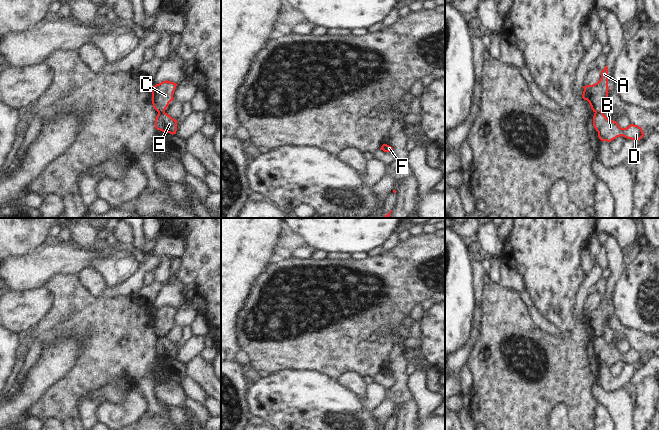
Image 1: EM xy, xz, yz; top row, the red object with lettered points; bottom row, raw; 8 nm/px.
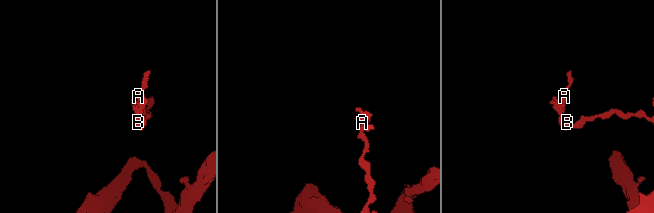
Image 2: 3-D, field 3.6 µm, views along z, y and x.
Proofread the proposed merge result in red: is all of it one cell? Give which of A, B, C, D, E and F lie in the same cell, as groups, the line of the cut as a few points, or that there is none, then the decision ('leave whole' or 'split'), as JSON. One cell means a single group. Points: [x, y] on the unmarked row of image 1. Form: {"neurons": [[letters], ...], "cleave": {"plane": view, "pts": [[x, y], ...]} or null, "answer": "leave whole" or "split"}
{"neurons": [["A", "C"], ["B", "D", "E", "F"]], "cleave": {"plane": "xy", "pts": [[158, 335], [164, 336]]}, "answer": "split"}

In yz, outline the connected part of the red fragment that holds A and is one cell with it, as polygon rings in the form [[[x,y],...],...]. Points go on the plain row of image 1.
[[[607,289],[601,295],[600,304],[593,309],[583,310],[582,322],[587,324],[593,336],[601,336],[608,323],[608,292]]]

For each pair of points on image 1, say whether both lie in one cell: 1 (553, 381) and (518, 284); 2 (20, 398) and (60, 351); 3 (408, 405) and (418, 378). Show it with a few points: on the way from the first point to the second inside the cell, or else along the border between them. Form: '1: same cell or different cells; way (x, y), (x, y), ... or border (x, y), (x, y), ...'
1: different cells; border (499, 283), (519, 292)
2: same cell; way (32, 386), (54, 363)
3: different cells; border (411, 397), (416, 404), (417, 415)

